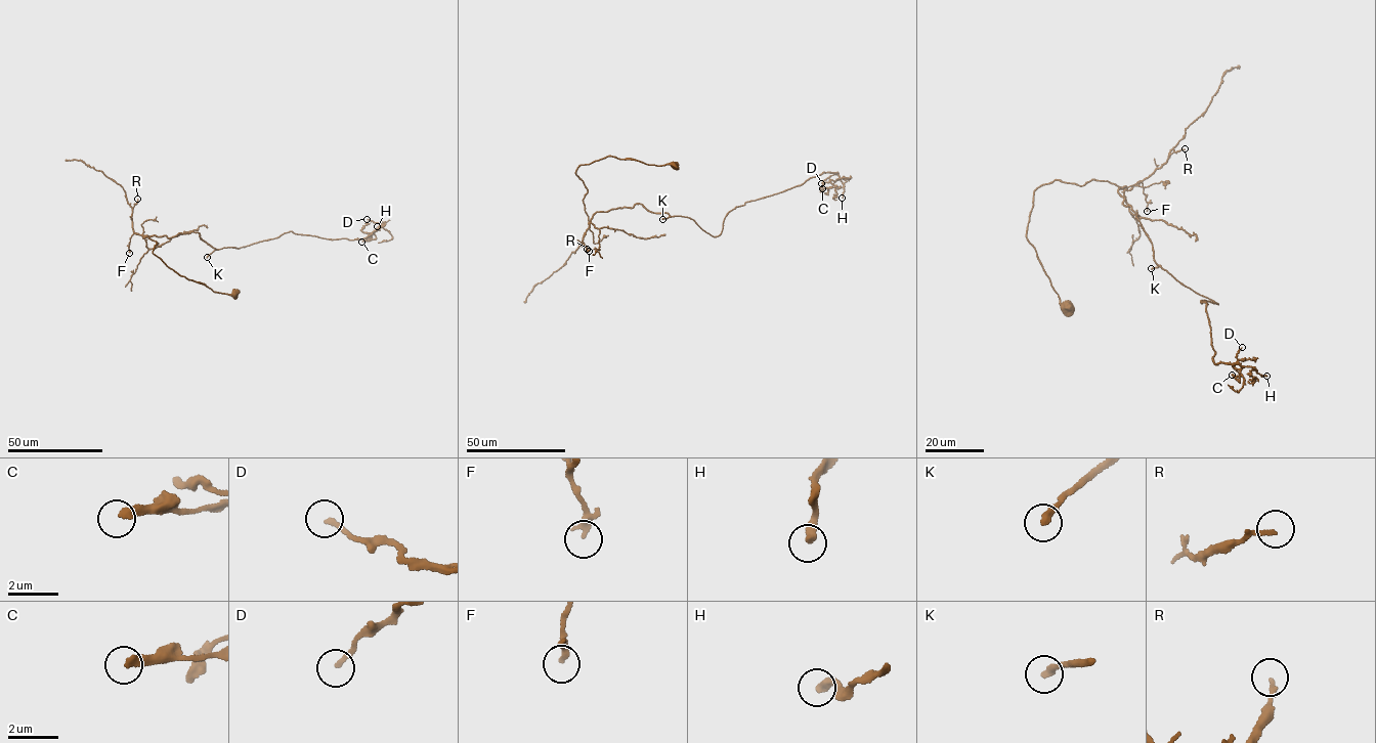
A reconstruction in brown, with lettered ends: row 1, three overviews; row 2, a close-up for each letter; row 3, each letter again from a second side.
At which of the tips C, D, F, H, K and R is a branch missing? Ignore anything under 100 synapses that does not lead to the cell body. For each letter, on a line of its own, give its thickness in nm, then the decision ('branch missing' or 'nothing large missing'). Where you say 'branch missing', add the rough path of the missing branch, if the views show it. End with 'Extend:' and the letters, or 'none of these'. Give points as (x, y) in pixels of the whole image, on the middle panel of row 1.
C: calibre 340 nm; nothing large missing
D: calibre 180 nm; nothing large missing
F: calibre 280 nm; nothing large missing
H: calibre 320 nm; nothing large missing
K: calibre 260 nm; branch missing; course (662, 219), (654, 215), (611, 213), (593, 221), (575, 222), (567, 236), (570, 236), (578, 247), (585, 248)
R: calibre 160 nm; nothing large missing
Extend: K

